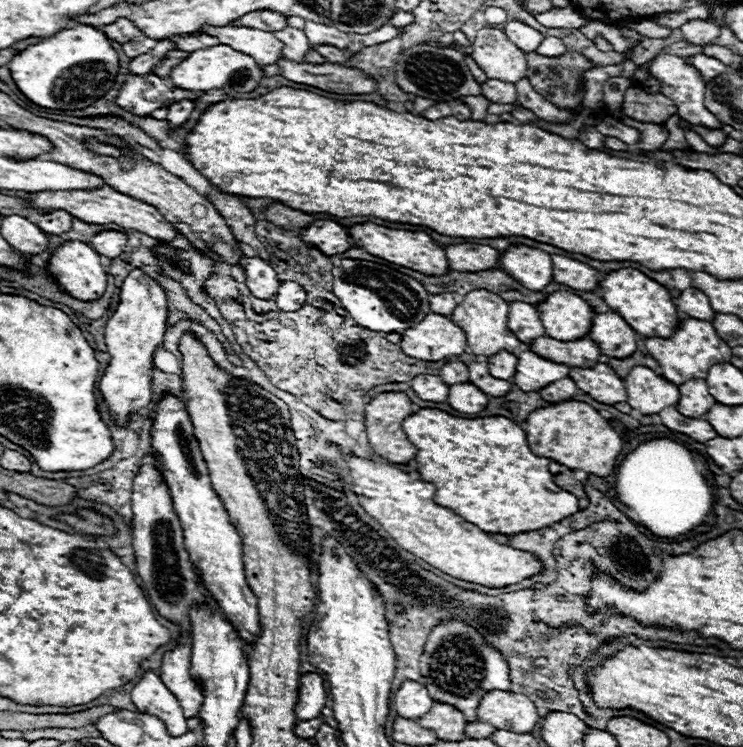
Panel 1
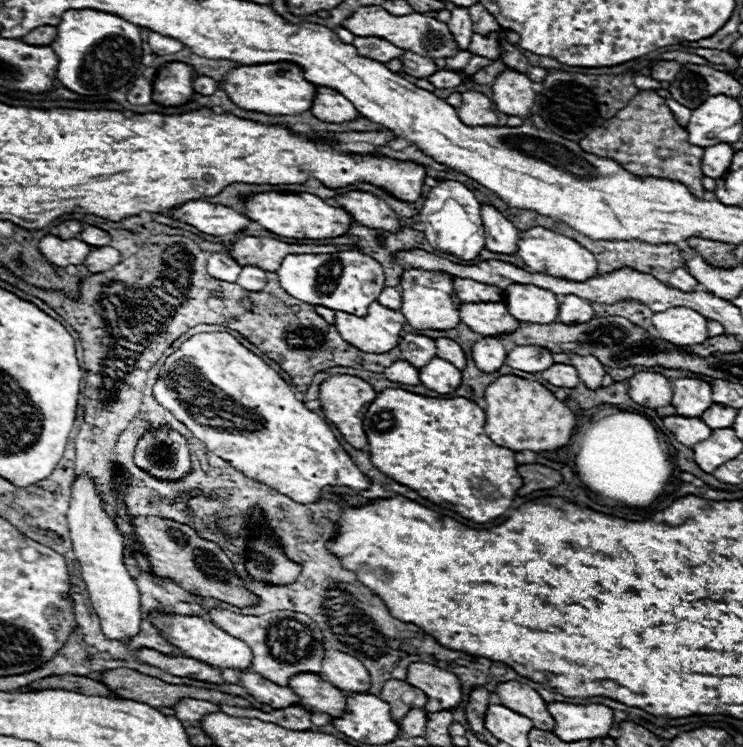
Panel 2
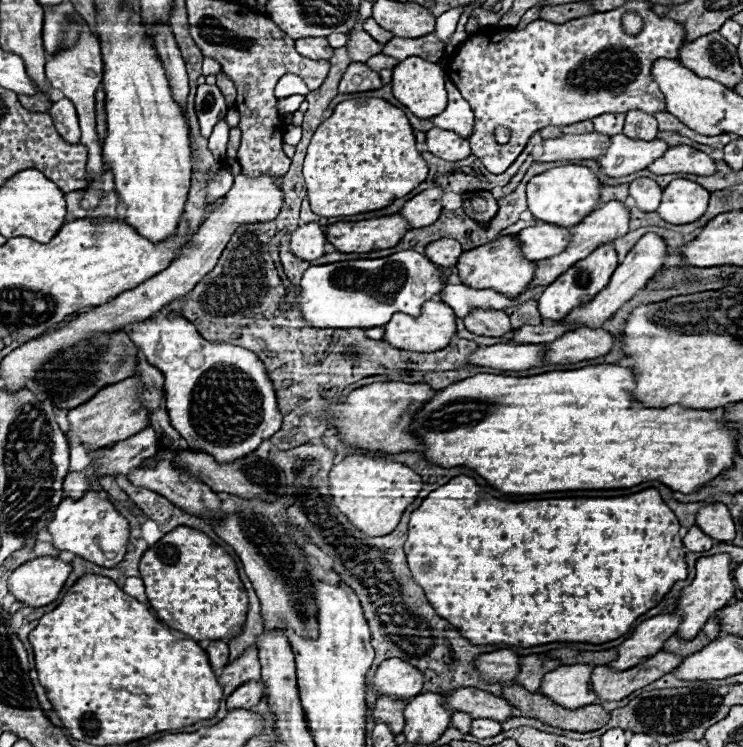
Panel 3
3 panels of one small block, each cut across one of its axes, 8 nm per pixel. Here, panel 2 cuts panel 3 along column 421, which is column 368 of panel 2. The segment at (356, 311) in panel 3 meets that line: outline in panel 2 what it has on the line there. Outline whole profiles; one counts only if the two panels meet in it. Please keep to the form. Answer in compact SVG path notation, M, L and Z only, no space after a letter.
M344 250L332 254L290 254L282 260L276 274L282 288L290 292L290 296L306 304L348 312L354 316L366 316L368 306L378 300L382 288L386 288L382 264L360 250Z

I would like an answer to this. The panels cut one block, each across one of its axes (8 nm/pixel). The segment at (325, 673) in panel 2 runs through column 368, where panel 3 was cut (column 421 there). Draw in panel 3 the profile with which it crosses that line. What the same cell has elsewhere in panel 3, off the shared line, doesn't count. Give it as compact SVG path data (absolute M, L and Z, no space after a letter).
M390 658L378 666L372 678L372 688L378 696L408 700L420 694L422 682L422 674L412 664L398 658Z

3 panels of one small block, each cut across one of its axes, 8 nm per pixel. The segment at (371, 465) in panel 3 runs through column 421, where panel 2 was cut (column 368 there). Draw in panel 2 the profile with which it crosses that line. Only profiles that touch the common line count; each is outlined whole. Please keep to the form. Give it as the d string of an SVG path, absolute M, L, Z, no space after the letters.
M226 332L196 334L186 340L160 364L160 374L152 392L154 398L168 408L196 438L200 438L210 452L228 460L250 478L256 478L290 496L294 502L314 504L320 500L326 486L346 486L354 492L364 492L372 484L340 446L330 424L308 410L272 366Z

